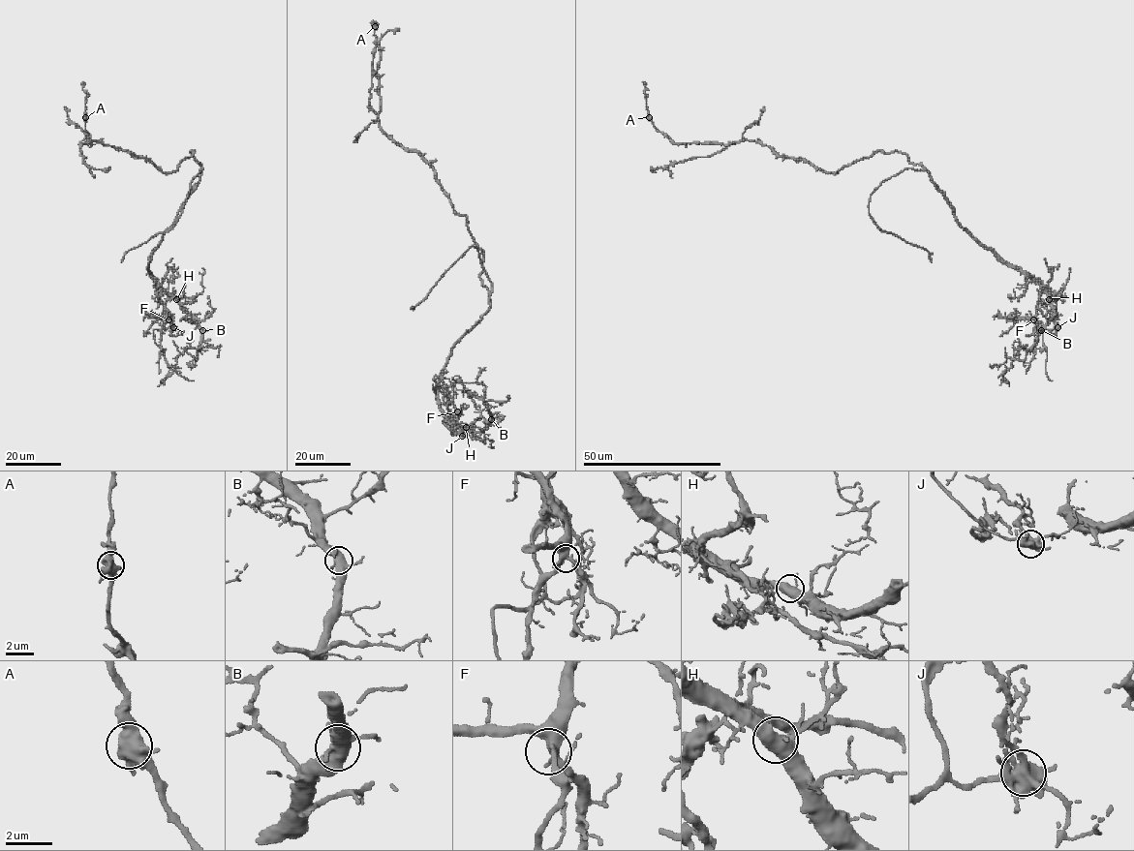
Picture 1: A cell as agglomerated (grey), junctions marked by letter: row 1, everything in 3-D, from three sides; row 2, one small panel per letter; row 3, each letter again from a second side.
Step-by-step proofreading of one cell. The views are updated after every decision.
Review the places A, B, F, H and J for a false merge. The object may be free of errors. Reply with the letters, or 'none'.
J

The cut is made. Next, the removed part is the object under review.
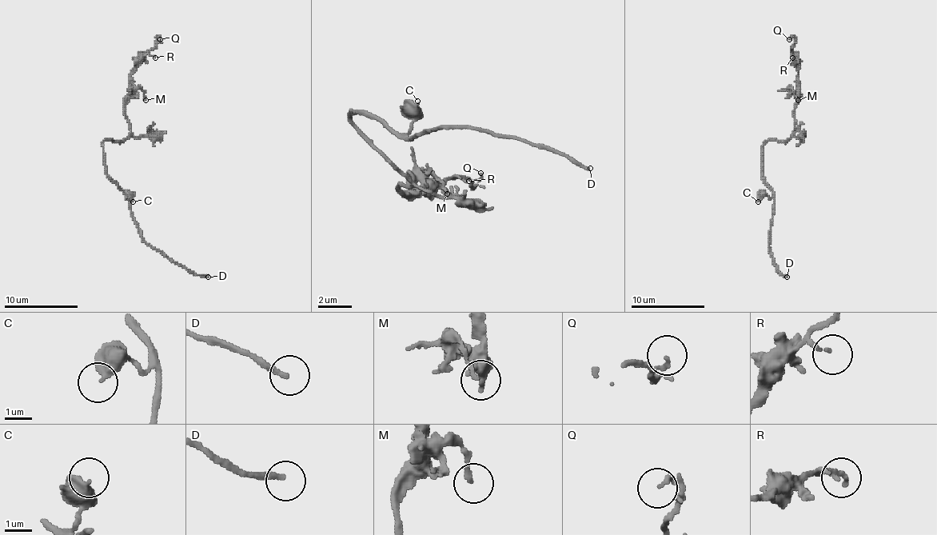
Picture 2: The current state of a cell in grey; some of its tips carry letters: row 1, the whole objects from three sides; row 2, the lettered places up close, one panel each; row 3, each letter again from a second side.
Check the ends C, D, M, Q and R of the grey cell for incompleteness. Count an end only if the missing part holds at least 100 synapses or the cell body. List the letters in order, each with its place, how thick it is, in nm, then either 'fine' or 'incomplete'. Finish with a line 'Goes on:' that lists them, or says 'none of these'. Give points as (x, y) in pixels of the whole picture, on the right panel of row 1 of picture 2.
C: (758, 201) | 440 nm | fine
D: (787, 277) | 190 nm | incomplete
M: (798, 100) | 130 nm | fine
Q: (789, 39) | 120 nm | fine
R: (792, 57) | 110 nm | fine
Goes on: D

